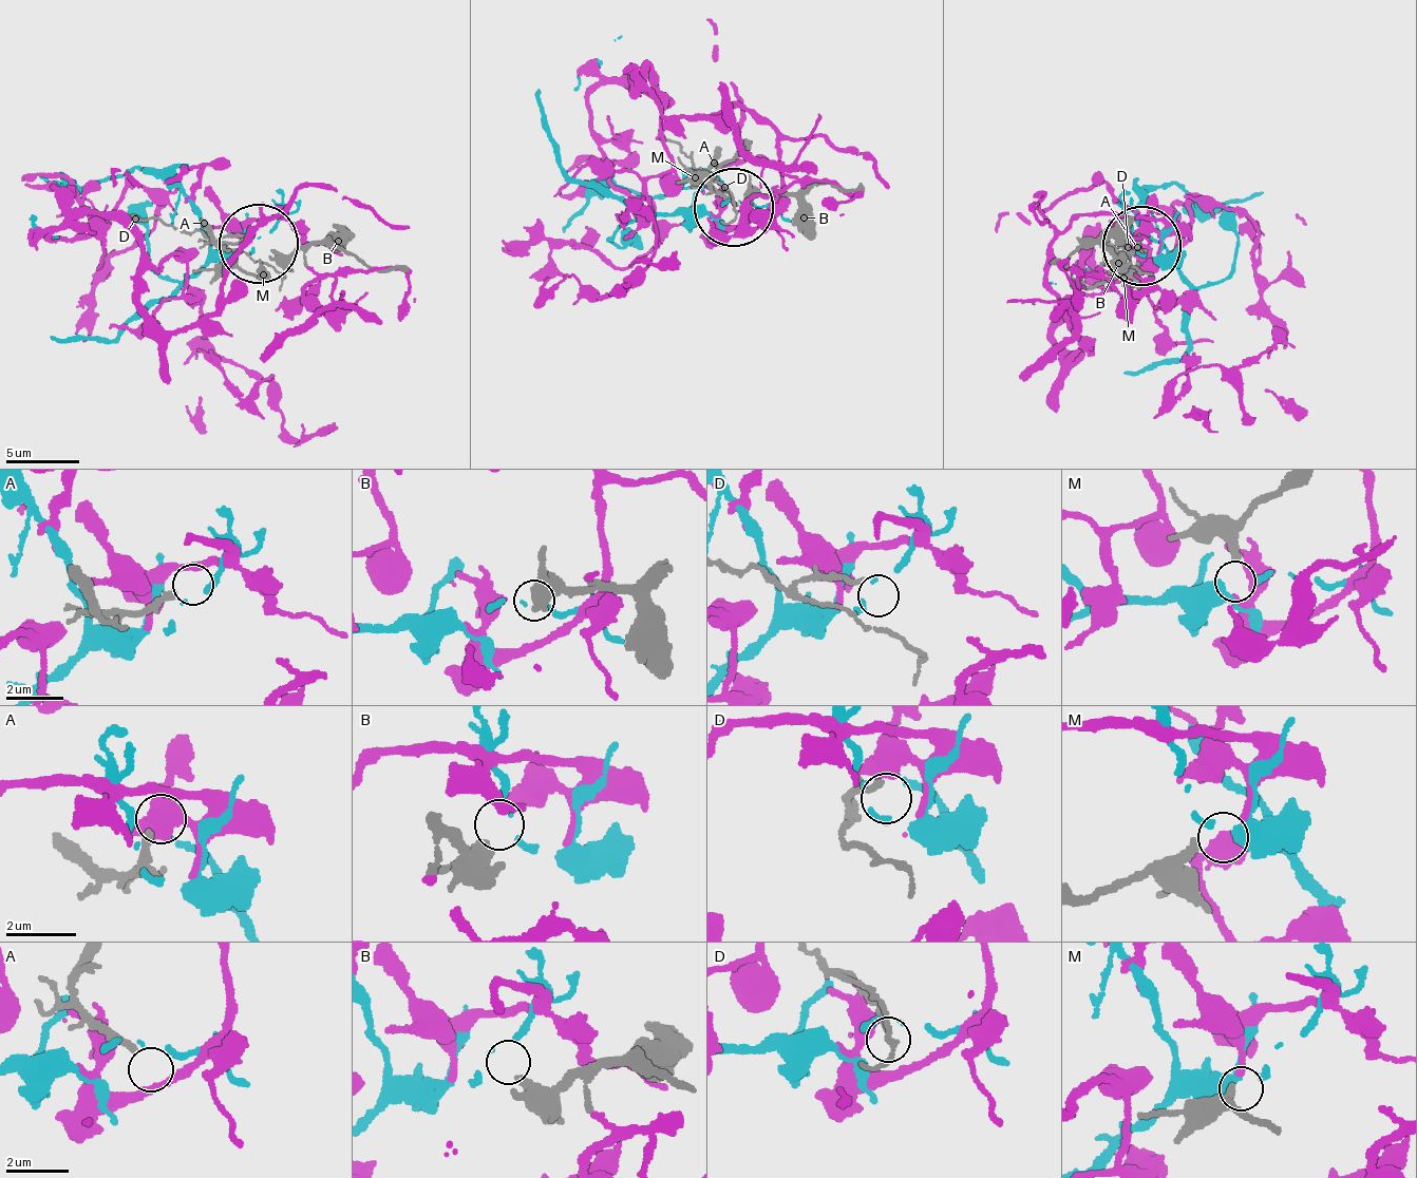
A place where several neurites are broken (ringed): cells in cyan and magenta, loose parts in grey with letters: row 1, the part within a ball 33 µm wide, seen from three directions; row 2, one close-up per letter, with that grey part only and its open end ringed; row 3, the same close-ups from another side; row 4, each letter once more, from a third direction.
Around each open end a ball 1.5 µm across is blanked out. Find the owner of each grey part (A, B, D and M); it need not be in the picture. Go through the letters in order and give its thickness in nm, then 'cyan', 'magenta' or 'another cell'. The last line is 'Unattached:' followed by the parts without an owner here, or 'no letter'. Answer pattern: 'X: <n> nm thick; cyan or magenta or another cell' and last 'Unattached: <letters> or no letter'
A: 220 nm thick; another cell
B: 360 nm thick; cyan
D: 160 nm thick; another cell
M: 280 nm thick; magenta
Unattached: A, D

